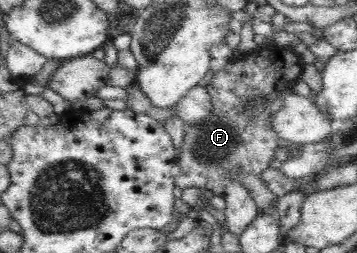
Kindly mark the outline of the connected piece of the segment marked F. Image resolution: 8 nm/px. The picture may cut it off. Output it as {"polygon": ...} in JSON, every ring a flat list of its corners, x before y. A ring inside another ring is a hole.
{"polygon":[[261,46,259,49,255,50,255,52,251,52,251,54,246,54,243,56,243,58,237,58,237,60,233,59,232,61,227,64,227,66,224,66,223,69,220,69,217,71,211,82,207,84,205,87,208,90,208,93,210,94,210,97,212,98,212,113,211,116,208,116,202,123,199,124,199,126,191,126,186,127,185,131,185,137,183,140,183,143,181,144,181,151,179,158,177,158,177,168,179,169,178,172,176,172,176,175,174,177,174,183,179,186,179,188,191,188,192,186,195,186,197,188,207,188,207,190,211,190,211,192,215,196,221,196,223,200,226,202,226,207,224,208,224,214,226,216,226,225,229,231,231,231,233,234,237,234,237,236,240,236,240,234,257,218,258,214,260,213,260,210,258,209,258,206,256,205,256,202,253,200,253,197,251,196,251,193,249,193,249,189,239,181,239,179,233,179,231,177,231,174,235,174,235,172,244,172,245,174,261,174,263,170,267,170,271,166,271,162,275,160,275,150,277,148,298,148,299,146,292,144,291,142,288,142,287,140,282,140,278,133,273,129,273,122,271,121,271,114,275,114,277,110,281,110,281,106,283,106,283,98,281,98,281,92,283,90,287,90,289,88,292,88,294,86,294,83,299,80,303,74,304,70,304,63,300,60,300,58,291,50,290,48,278,48,277,46,272,46,268,49,261,49],[255,96,258,96,259,98,262,98,264,100,264,109,261,109,256,116,251,113,247,113,245,111,245,104,247,104,247,100,253,100]]}

